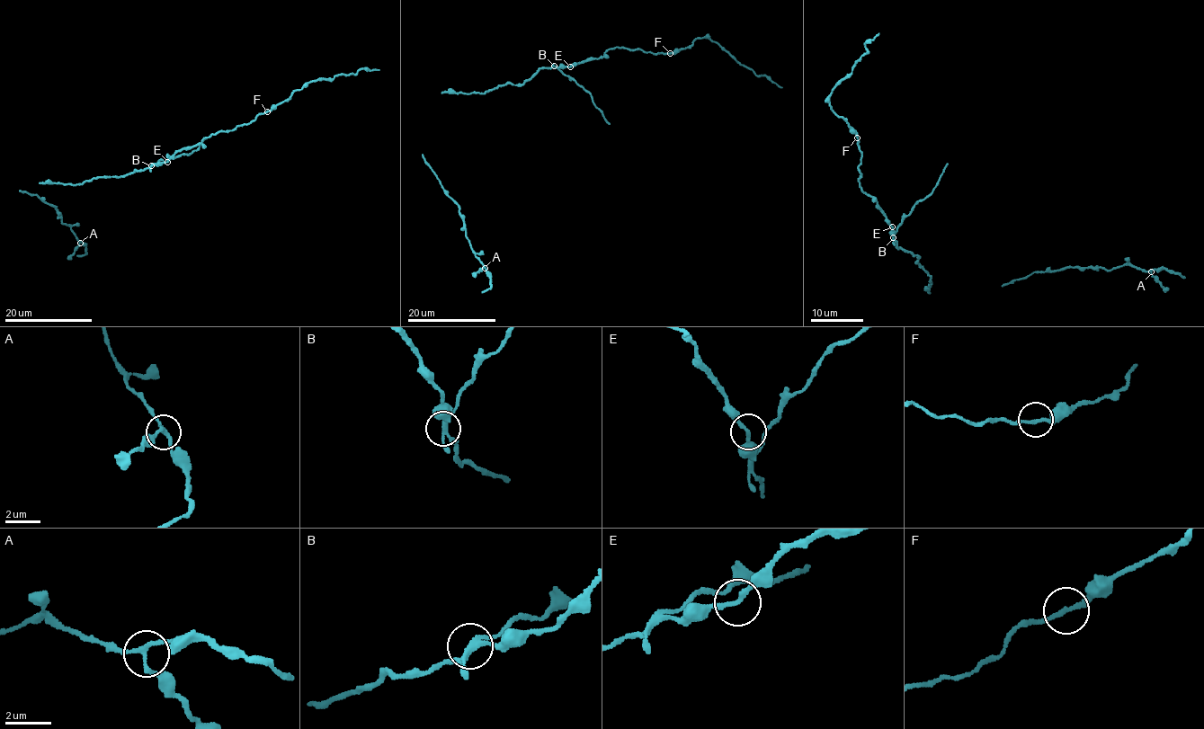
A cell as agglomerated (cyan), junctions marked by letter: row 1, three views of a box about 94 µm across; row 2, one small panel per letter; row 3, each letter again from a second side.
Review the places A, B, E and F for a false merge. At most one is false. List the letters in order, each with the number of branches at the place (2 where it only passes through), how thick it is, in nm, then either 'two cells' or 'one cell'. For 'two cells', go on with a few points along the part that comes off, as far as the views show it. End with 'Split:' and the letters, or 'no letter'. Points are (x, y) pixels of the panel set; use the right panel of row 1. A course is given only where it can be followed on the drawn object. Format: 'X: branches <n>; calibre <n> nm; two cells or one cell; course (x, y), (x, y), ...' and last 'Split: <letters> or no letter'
A: branches 3; calibre 170 nm; one cell
B: branches 4; calibre 190 nm; two cells; course (892, 237), (905, 217), (933, 191), (947, 164)
E: branches 2; calibre 200 nm; one cell
F: branches 2; calibre 180 nm; one cell
Split: B

